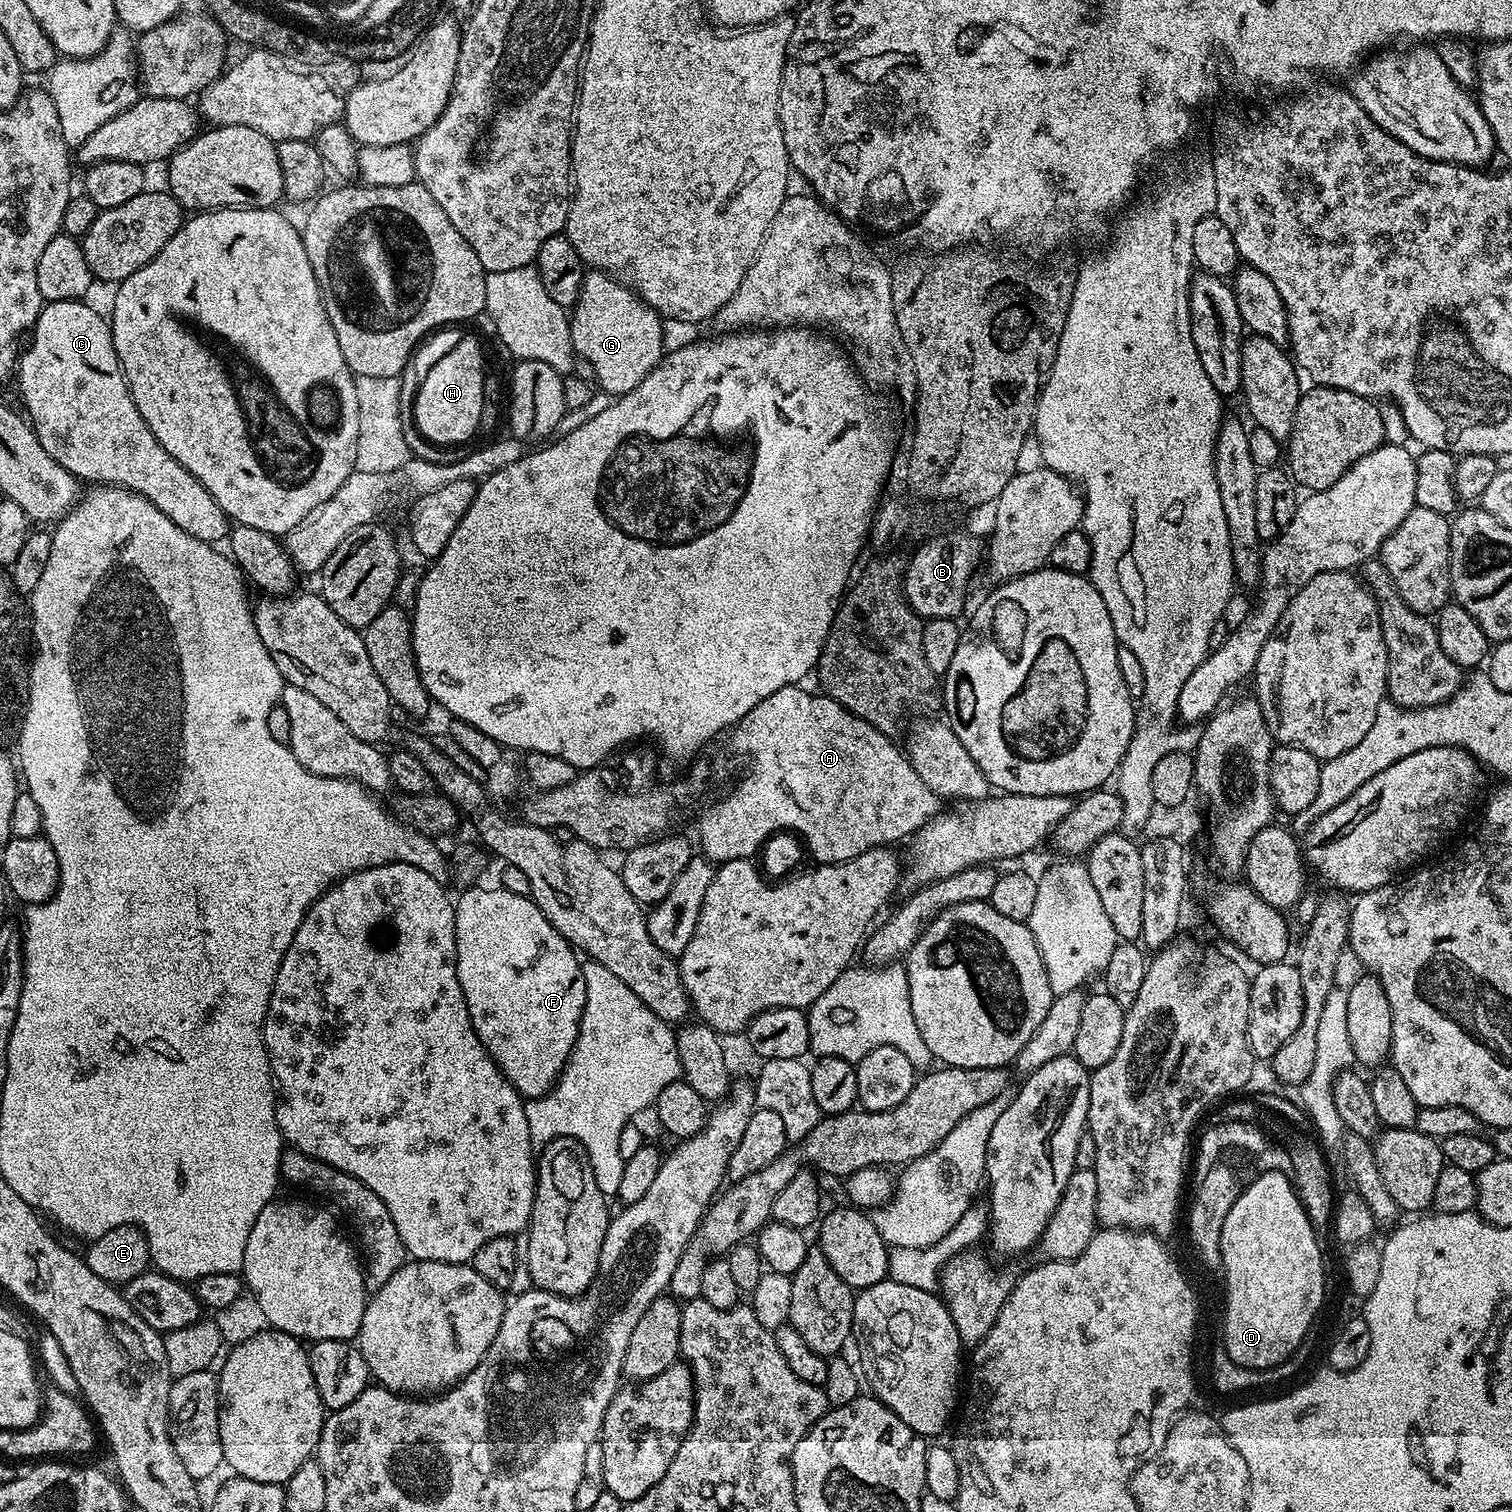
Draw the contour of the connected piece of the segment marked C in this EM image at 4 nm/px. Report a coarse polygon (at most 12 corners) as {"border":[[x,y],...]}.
{"border":[[45,303],[18,356],[42,450],[219,545],[214,494],[138,414],[112,326]]}

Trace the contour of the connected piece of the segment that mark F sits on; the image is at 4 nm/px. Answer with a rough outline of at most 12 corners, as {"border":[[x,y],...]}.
{"border":[[531,896],[454,900],[482,1046],[545,1096],[586,1006],[584,964]]}

